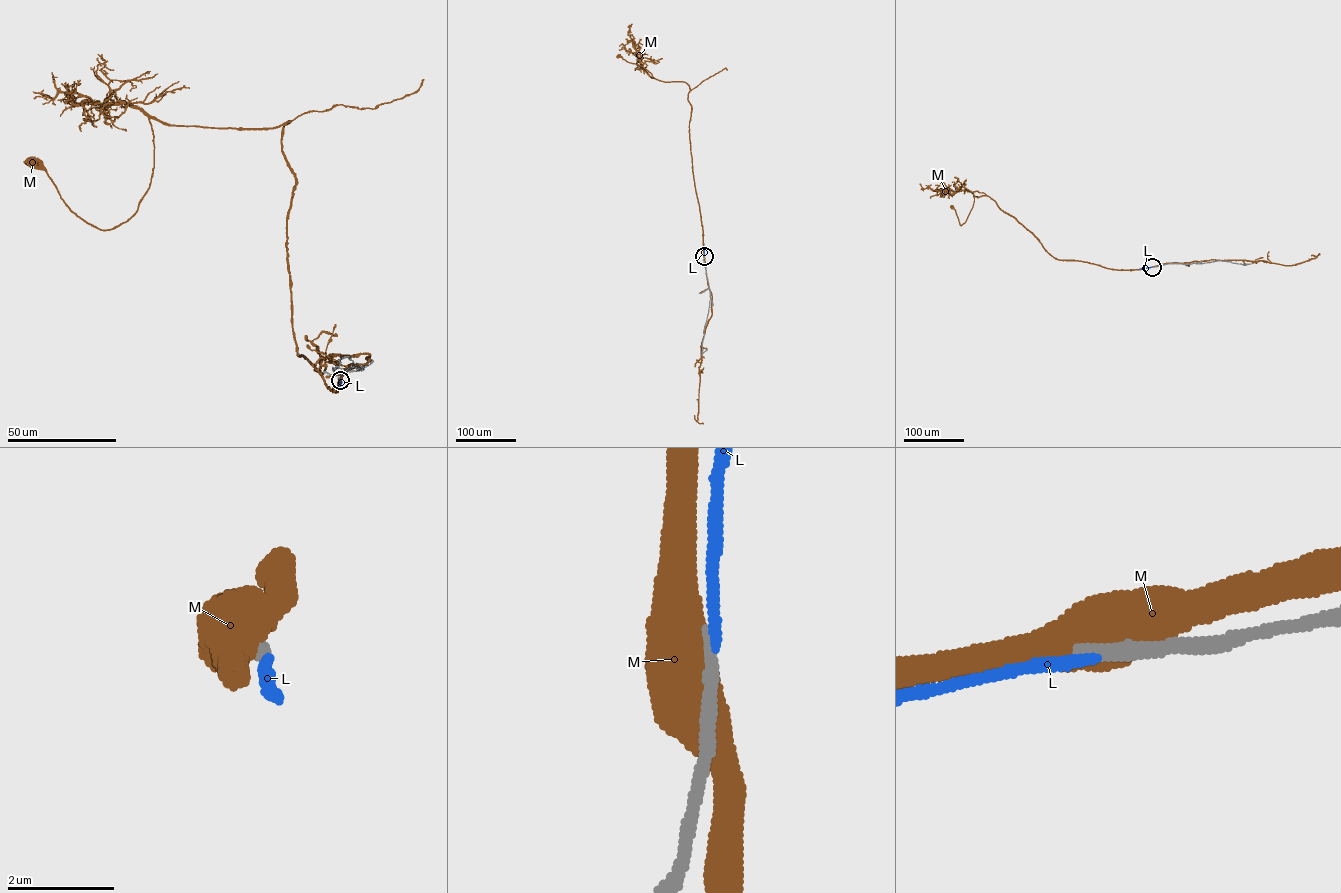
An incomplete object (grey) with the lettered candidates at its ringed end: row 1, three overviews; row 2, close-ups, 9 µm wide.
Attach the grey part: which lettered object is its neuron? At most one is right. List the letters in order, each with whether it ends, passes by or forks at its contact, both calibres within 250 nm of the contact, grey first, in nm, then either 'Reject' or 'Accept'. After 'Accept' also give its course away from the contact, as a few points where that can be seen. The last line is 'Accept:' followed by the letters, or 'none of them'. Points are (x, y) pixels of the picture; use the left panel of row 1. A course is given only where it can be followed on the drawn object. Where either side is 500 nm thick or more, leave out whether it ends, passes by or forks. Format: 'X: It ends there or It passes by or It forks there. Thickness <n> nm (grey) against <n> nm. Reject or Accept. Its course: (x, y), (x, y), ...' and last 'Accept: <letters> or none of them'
L: It ends there. Thickness 320 nm (grey) against 200 nm. Reject
M: Thickness 360 nm (grey) against 850 nm. Reject
Accept: none of them

